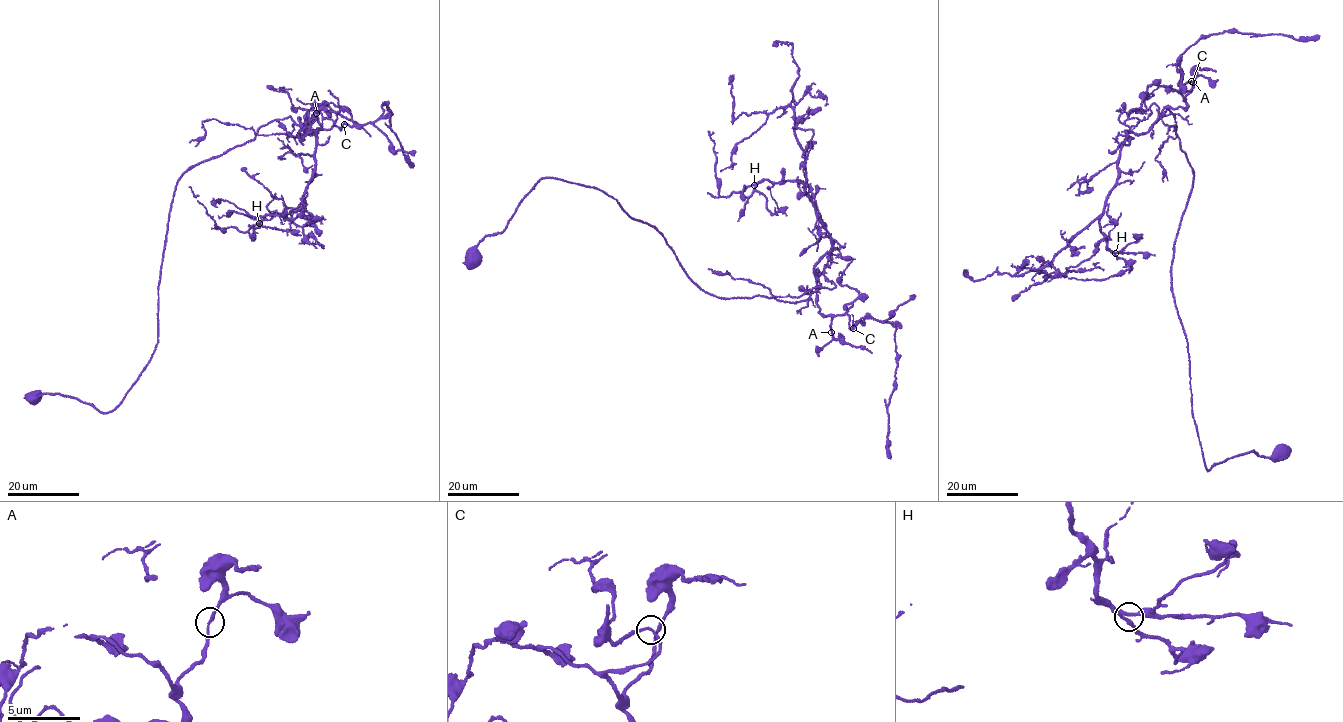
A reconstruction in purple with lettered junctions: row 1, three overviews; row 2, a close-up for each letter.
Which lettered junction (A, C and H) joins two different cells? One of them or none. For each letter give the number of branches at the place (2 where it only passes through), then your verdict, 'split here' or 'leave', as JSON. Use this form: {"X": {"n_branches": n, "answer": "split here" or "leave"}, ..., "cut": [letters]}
{"A": {"n_branches": 2, "answer": "leave"}, "C": {"n_branches": 2, "answer": "leave"}, "H": {"n_branches": 3, "answer": "leave"}, "cut": []}

